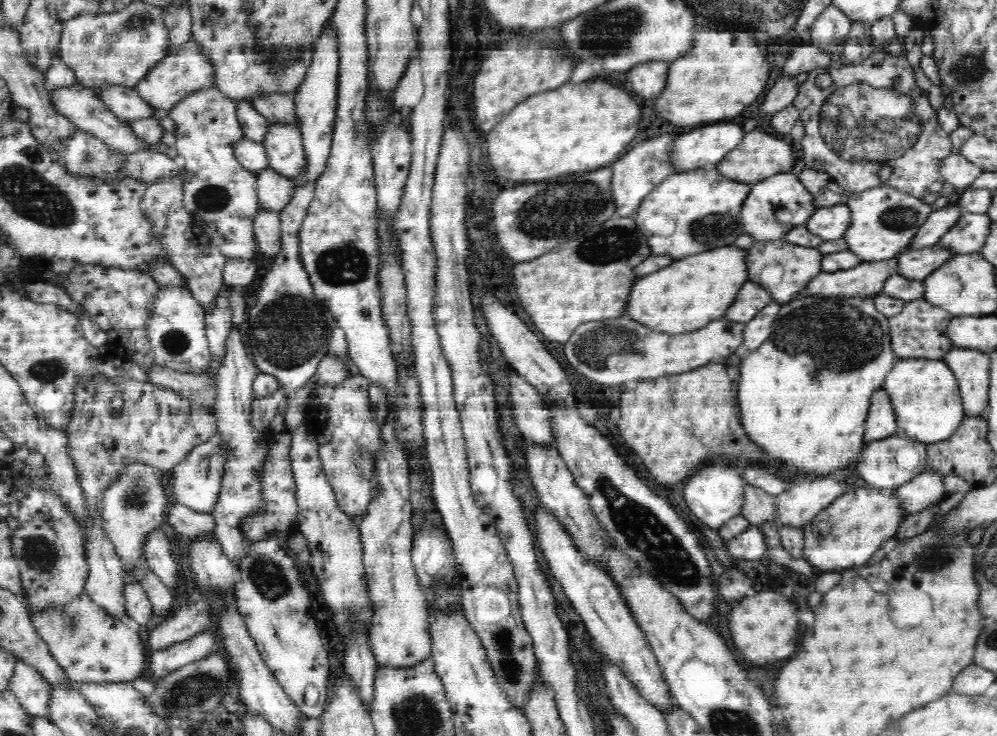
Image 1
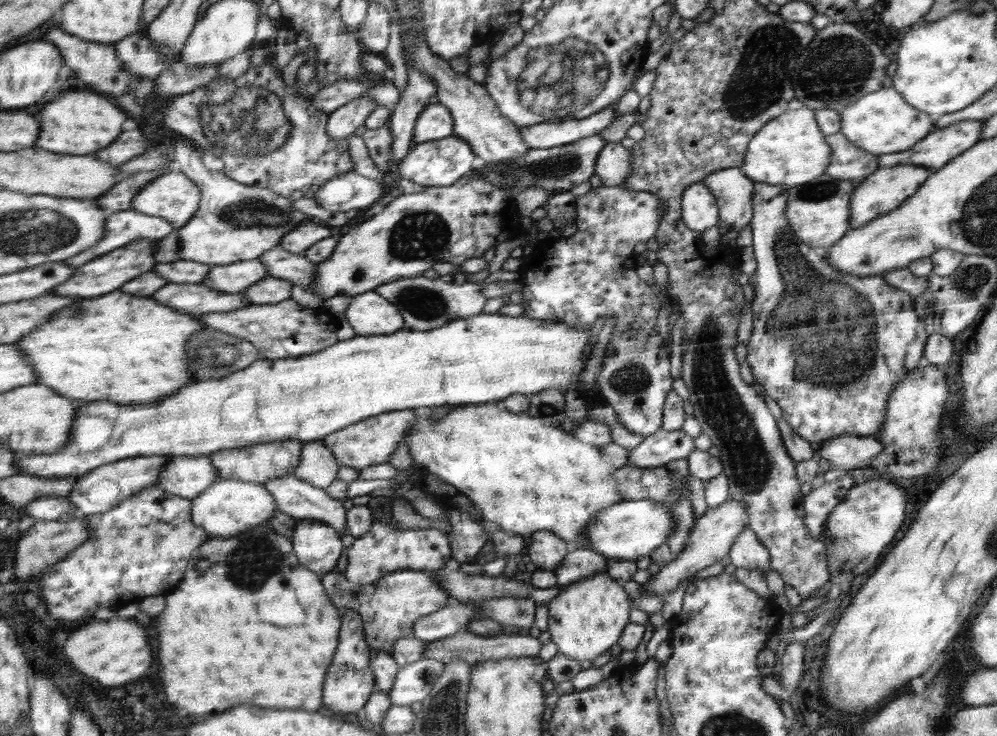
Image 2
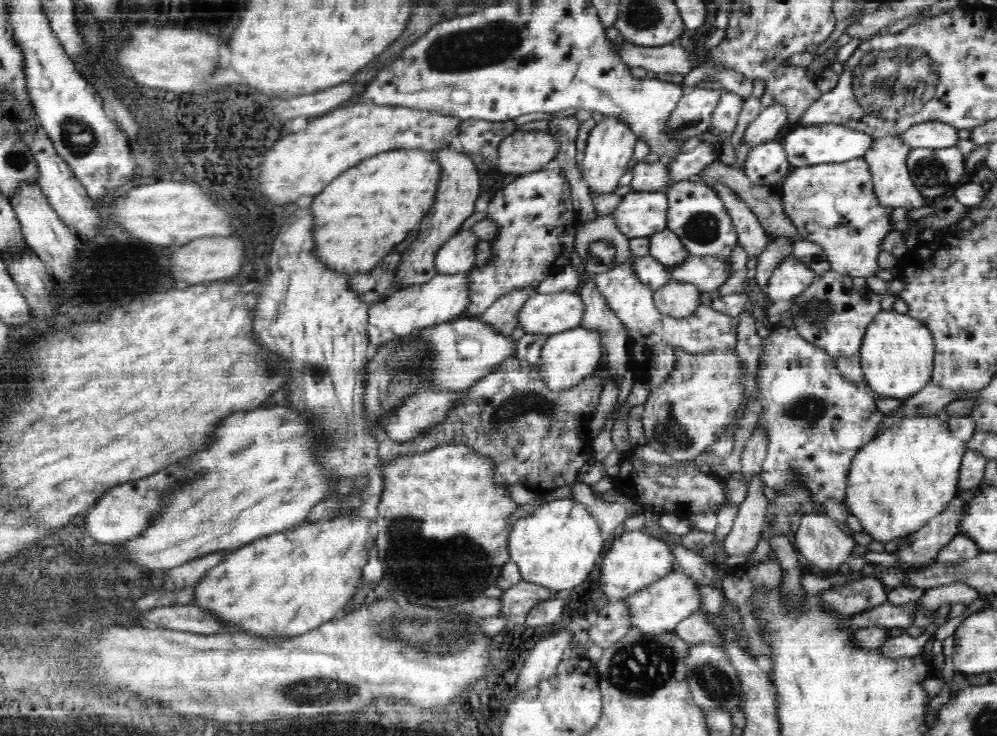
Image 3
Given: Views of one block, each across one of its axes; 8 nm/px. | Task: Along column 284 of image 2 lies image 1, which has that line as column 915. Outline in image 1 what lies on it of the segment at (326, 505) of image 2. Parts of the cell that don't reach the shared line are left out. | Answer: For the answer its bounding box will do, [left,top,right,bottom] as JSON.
[895,468,946,516]

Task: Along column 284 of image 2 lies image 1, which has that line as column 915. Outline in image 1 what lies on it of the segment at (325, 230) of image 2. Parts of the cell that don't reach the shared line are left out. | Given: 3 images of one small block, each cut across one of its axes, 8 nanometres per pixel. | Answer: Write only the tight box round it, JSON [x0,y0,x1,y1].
[903,203,964,250]

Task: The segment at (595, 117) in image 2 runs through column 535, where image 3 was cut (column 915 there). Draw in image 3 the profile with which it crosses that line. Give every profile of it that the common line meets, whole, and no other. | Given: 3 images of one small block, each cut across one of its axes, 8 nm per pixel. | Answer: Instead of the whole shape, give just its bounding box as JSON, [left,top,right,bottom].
[900,122,958,149]

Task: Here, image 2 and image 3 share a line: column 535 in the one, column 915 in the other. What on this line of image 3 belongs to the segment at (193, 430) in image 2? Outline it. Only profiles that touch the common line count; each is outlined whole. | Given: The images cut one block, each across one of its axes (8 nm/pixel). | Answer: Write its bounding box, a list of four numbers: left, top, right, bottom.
[859,309,936,399]

